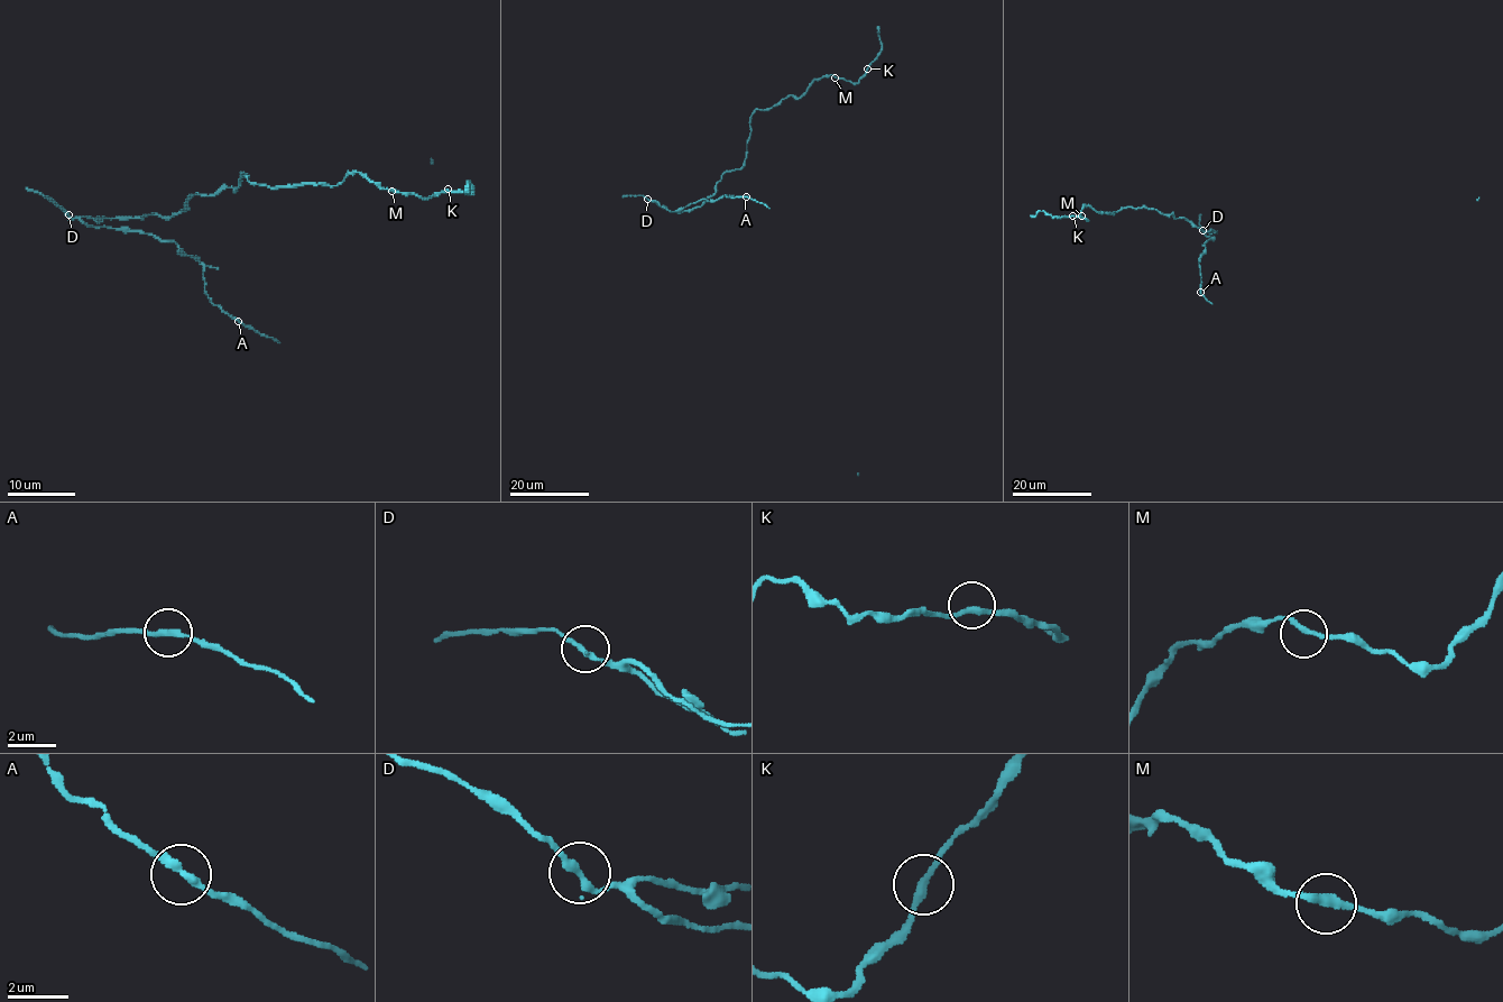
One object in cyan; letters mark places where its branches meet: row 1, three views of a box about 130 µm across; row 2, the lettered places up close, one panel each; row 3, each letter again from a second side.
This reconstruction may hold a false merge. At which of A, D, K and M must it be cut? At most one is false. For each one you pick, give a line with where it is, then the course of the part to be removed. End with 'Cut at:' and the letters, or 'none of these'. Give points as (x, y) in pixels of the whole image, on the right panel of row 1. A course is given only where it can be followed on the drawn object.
Cut at: none of these

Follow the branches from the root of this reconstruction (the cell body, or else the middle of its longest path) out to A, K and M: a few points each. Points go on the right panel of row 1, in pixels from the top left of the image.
A: (1211, 239), (1202, 245), (1205, 250), (1199, 259), (1201, 292)
K: (1211, 239), (1205, 232), (1213, 230), (1144, 208), (1108, 214), (1084, 205), (1078, 215), (1087, 220), (1072, 215)
M: (1211, 239), (1205, 232), (1213, 230), (1144, 208), (1108, 214), (1084, 205), (1081, 215)

